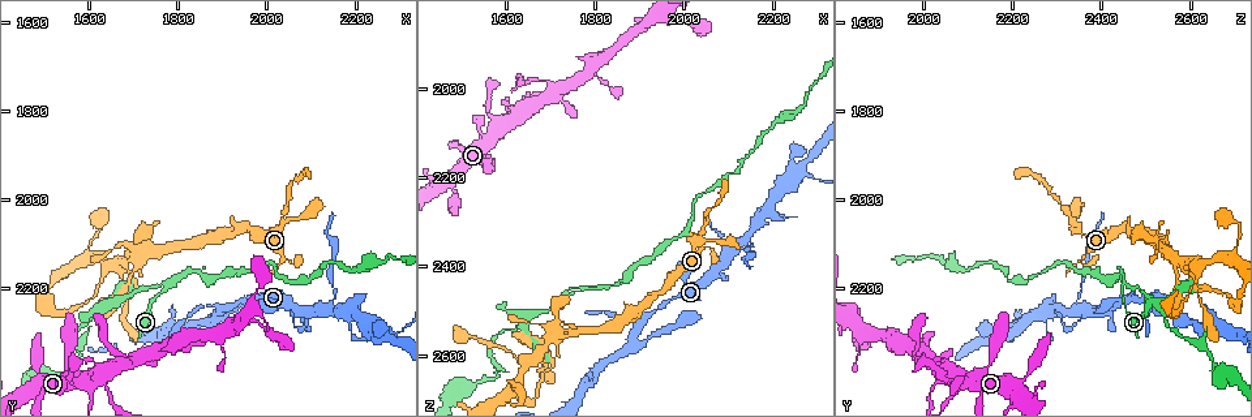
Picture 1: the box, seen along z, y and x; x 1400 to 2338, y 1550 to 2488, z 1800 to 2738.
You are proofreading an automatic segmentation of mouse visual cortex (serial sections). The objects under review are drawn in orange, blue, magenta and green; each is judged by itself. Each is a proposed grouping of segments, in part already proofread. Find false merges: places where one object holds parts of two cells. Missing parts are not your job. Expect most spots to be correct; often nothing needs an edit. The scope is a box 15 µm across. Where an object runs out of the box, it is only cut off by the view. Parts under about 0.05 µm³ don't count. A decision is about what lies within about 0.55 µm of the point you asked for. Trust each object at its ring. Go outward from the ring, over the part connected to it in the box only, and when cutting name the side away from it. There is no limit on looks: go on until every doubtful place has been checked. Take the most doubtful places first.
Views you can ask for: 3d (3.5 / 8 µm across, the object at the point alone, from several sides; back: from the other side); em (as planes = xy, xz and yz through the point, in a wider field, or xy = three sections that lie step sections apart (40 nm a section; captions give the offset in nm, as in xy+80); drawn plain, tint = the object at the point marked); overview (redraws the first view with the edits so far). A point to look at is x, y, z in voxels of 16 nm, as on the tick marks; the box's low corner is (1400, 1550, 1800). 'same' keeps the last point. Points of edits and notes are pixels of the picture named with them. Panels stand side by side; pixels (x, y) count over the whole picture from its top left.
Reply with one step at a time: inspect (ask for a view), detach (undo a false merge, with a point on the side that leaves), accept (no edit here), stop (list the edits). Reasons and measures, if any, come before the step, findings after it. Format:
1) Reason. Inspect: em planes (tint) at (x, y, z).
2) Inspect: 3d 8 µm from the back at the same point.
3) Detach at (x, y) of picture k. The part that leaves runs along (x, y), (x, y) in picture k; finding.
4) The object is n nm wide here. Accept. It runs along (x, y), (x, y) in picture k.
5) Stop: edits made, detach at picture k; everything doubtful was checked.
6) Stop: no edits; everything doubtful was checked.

Abrupt turn. Inspect: 3d 3.5 µm at (1770, 2195, 2445).

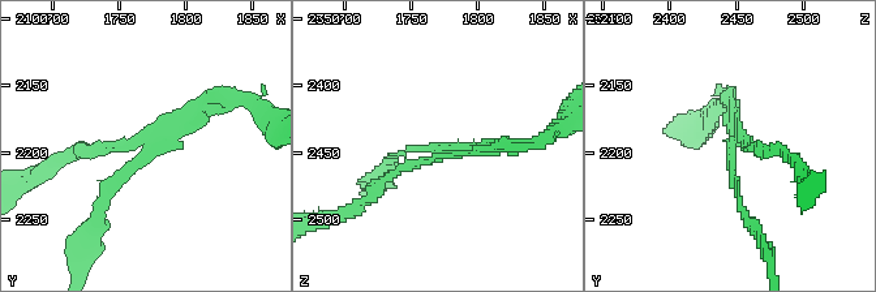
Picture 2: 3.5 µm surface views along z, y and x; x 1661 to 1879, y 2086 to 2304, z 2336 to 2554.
Inspect: em planes (tint) at (1772, 2200, 2446).

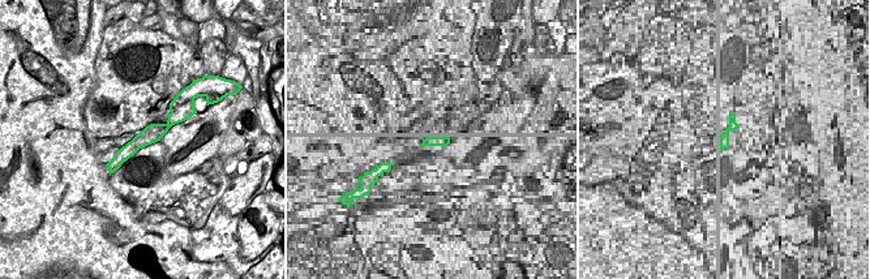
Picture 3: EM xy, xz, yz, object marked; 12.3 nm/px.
Inspect: em xy step 5 (tint) at the same point.

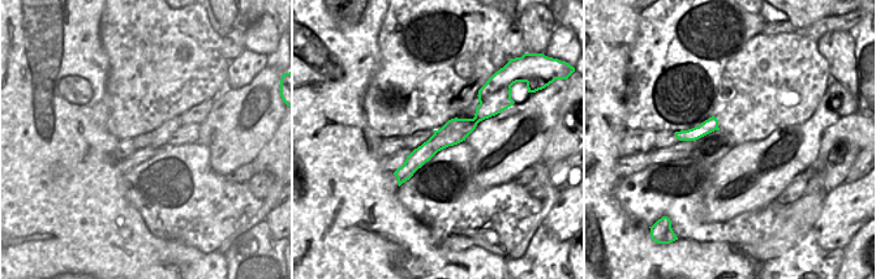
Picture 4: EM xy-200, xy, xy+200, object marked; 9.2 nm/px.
Accept. It runs along (748, 219), (734, 184), (734, 144), (772, 151) in picture 2; continuous, no second cell.

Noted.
Sudden change in width. Inspect: 3d 3.5 µm at (1695, 2205, 2615).

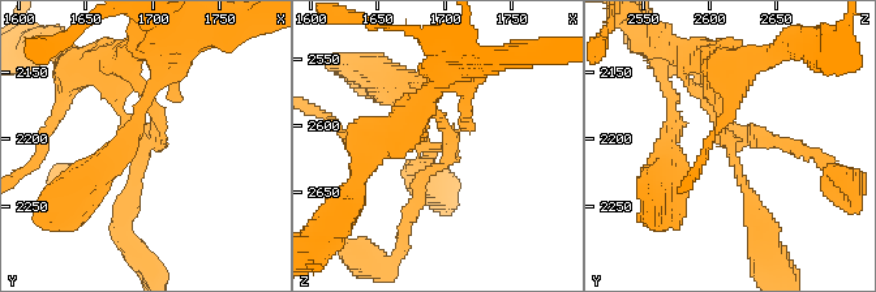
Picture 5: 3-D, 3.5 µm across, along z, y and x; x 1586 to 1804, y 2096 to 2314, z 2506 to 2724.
3 arms meet here; the arms are 200, 200, 250 nm wide. Inspect: em xy step 5 (tint) at (1690, 2202, 2616).

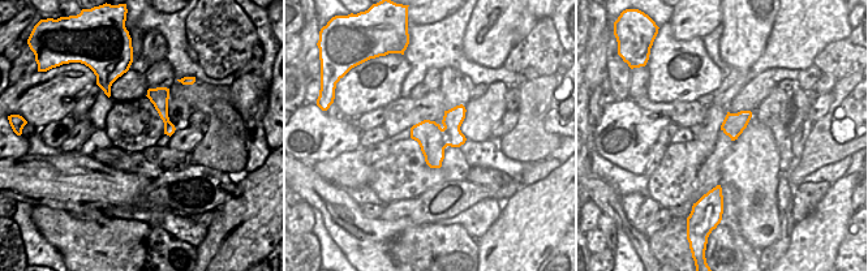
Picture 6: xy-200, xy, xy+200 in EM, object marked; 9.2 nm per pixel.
The object is 280 nm wide here. Accept. It runs along (711, 63), (721, 127), (755, 218) in picture 5; continuous, no second cell.

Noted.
Thin arm on a thick one. Inspect: 3d 3.5 µm at (2125, 2245, 2340).

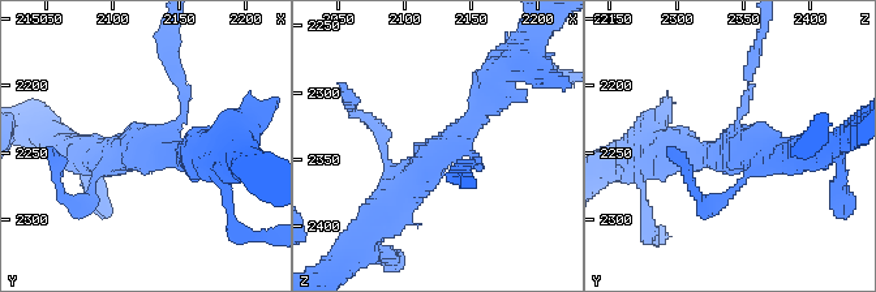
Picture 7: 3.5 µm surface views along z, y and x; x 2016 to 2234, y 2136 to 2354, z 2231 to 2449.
3 arms meet here. Accept. It runs along (381, 214), (477, 117), (489, 84) in picture 7; one cell here.

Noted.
Narrows sharply. Inspect: em xy step 3 (tint) at (2150, 2200, 2360).

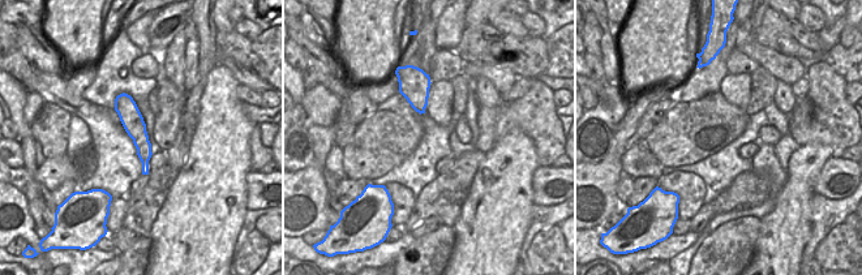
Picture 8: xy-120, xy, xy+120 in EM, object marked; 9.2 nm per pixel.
Inspect: 3d 3.5 µm at the same point.

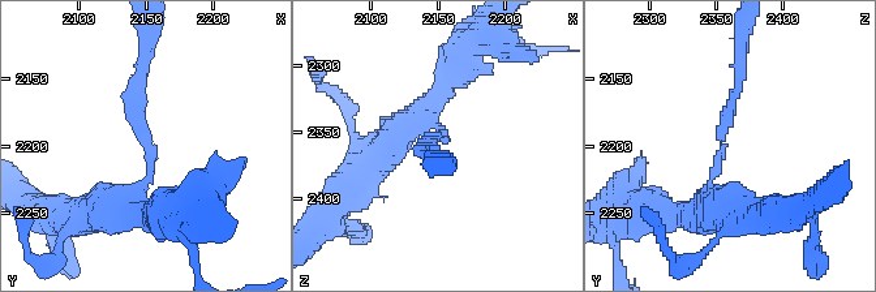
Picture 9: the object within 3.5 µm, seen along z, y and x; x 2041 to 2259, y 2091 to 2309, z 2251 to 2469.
The arms are 150, 250 nm wide. Accept. It runs along (123, 97), (144, 146), (145, 171) in picture 8; continuous, no second cell.

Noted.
Stop: no edits; everything doubtful was checked.

